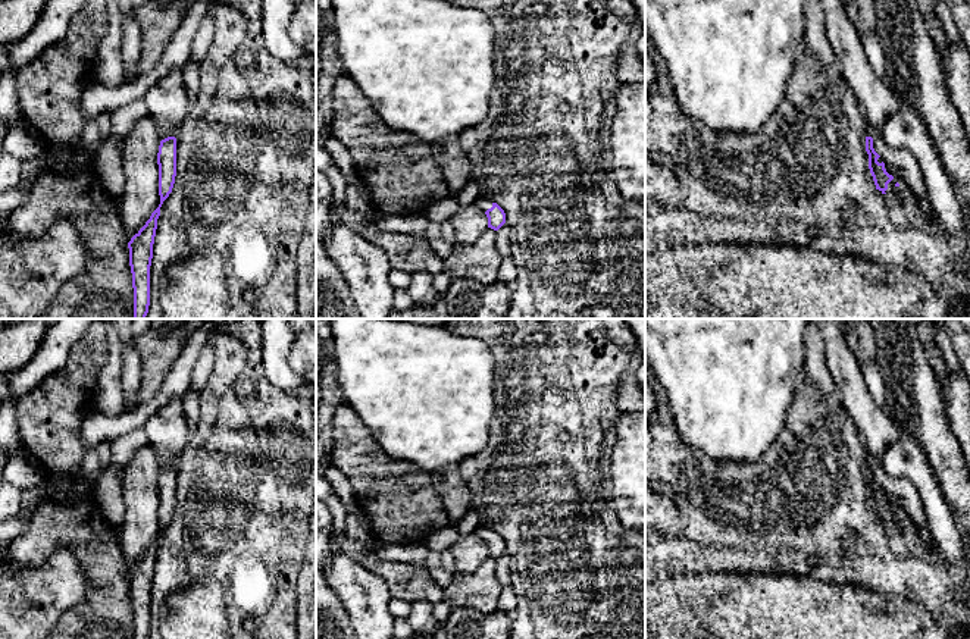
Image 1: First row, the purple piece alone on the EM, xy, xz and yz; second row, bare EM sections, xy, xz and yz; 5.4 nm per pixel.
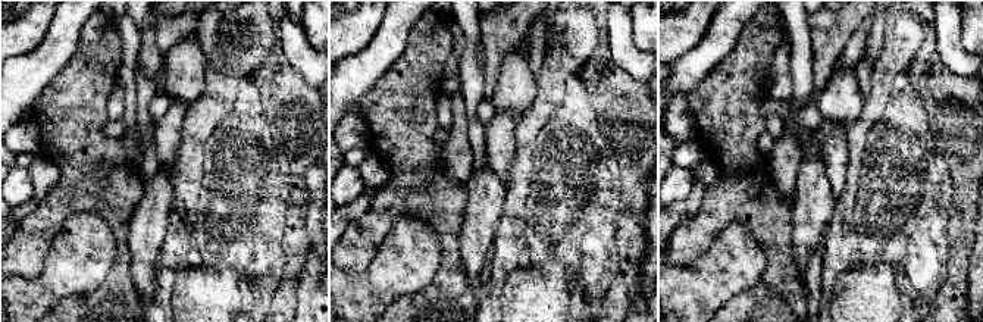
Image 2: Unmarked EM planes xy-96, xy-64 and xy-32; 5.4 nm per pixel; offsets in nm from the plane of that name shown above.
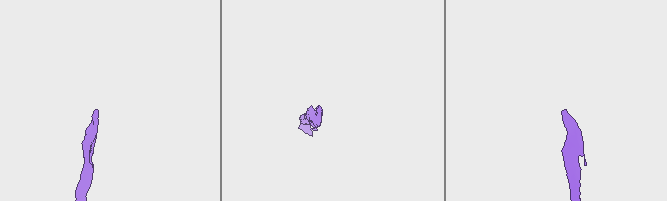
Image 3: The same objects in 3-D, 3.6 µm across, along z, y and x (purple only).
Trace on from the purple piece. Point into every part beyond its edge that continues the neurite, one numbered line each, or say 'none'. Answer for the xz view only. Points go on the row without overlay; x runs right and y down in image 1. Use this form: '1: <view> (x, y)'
1: xz (482, 532)

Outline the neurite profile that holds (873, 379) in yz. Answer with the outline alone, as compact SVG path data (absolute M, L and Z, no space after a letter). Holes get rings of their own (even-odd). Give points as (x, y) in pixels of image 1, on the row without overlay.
M876 361L861 363L861 372L874 404L879 408L886 410L886 386Z

